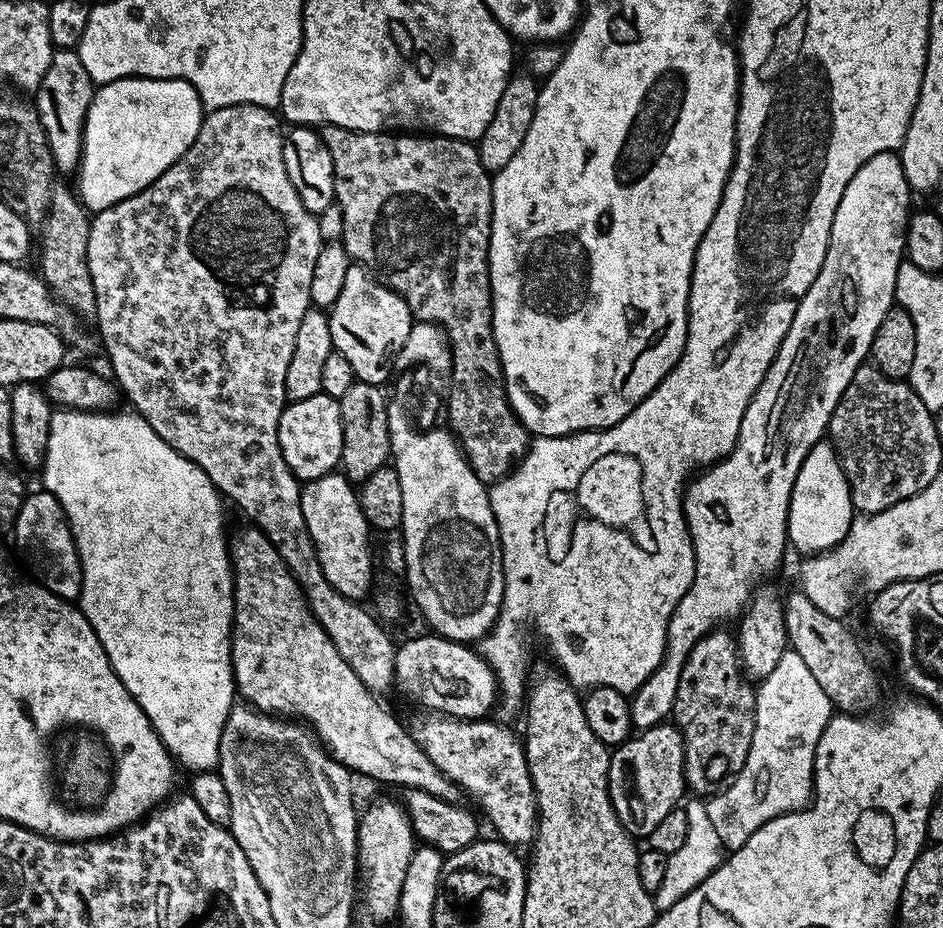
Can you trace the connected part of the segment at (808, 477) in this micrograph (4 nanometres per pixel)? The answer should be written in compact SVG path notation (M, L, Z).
M827 439L819 440L810 454L806 454L798 470L798 478L794 482L794 490L788 503L788 539L791 547L796 547L803 554L826 552L829 548L835 548L846 538L853 519L852 488L848 485L848 475L844 472L843 463L835 447Z

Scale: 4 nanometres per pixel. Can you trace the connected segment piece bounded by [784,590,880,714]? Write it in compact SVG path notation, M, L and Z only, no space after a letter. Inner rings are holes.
M803 590L795 591L786 596L784 600L784 621L791 651L796 652L798 658L802 658L802 662L806 662L810 674L814 674L814 678L818 678L818 686L822 686L822 690L826 690L833 706L839 711L840 708L844 711L841 713L871 713L868 711L880 704L880 682L876 678L875 670L868 665L868 660L864 657L859 642L852 637L852 632L847 628L847 623L844 620L830 618L830 614L822 614L822 610L818 610L818 606L814 606L814 602L810 602L810 598L806 598Z

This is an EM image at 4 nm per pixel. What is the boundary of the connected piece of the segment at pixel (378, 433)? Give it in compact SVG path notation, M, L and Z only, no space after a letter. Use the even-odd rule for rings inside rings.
M356 380L340 399L342 418L342 454L340 468L349 481L363 482L374 474L374 470L389 463L392 443L388 429L389 397L384 397L385 389L378 384Z

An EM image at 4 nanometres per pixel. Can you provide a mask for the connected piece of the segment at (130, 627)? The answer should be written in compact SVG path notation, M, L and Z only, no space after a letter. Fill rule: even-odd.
M56 410L50 418L49 444L46 446L42 472L43 487L58 498L72 528L76 540L76 549L80 555L80 573L84 580L80 584L78 607L90 622L94 634L106 650L110 666L118 674L122 686L142 706L146 718L154 726L169 752L181 765L194 769L197 773L207 773L220 763L220 739L226 726L226 718L234 706L234 697L228 692L232 675L232 622L234 619L234 581L230 559L230 540L224 537L224 504L220 492L210 482L210 478L198 465L190 462L178 450L174 450L144 417L135 411L116 412L101 410L98 412L78 412L75 410Z

